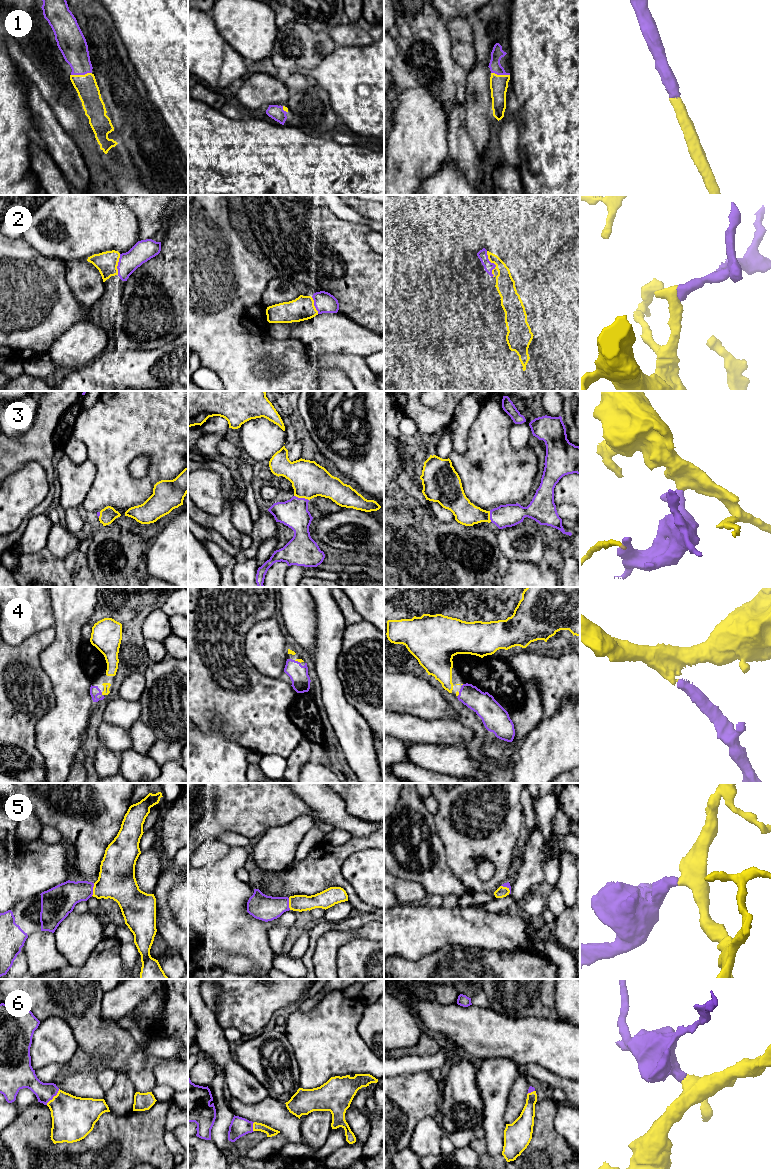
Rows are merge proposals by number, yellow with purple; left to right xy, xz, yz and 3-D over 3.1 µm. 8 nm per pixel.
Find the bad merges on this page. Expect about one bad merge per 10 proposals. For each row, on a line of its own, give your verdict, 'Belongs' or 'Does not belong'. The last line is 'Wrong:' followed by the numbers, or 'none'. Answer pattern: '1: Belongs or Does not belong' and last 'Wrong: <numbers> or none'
1: Belongs
2: Belongs
3: Belongs
4: Belongs
5: Belongs
6: Belongs
Wrong: none

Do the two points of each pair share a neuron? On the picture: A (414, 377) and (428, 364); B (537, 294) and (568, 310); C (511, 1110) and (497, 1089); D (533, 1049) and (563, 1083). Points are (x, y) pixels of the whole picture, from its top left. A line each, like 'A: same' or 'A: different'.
A: different
B: same
C: different
D: different

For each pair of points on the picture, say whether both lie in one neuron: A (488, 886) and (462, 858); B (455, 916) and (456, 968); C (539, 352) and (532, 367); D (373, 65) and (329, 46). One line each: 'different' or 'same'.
A: same
B: different
C: different
D: different

